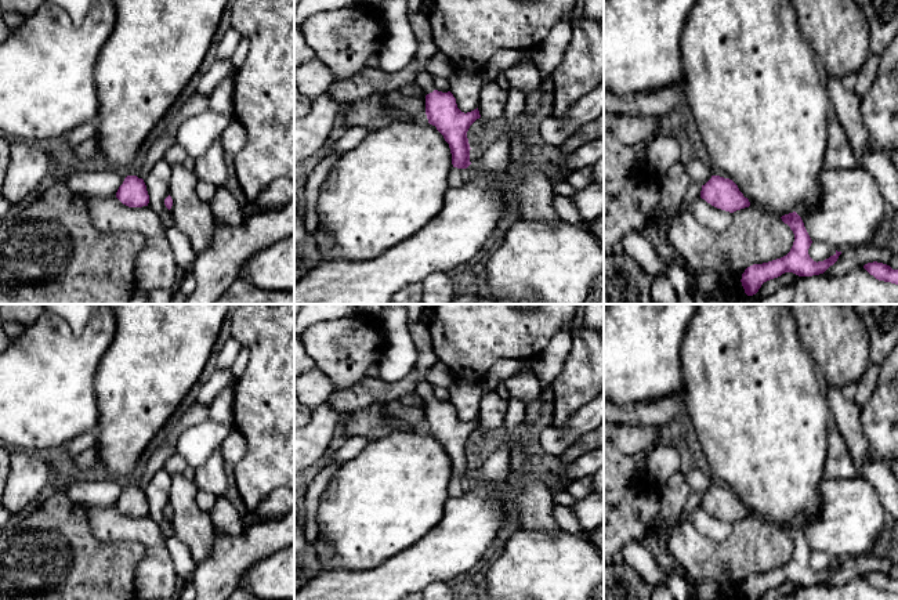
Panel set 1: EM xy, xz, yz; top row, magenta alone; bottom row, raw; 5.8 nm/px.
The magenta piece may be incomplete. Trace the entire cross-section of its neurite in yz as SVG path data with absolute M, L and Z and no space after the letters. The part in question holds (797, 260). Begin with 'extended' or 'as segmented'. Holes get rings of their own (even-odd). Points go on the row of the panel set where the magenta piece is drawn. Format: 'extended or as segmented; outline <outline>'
as segmented; outline M793 212L782 216L781 218L794 234L793 246L790 252L781 259L763 264L753 264L745 270L741 282L747 296L756 294L764 282L778 278L785 272L793 272L799 276L823 274L841 254L841 252L836 250L836 253L829 259L818 263L814 261L808 254L812 241L801 217Z

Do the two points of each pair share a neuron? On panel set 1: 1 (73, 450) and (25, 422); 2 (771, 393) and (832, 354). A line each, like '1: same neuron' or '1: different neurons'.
1: different neurons
2: different neurons

